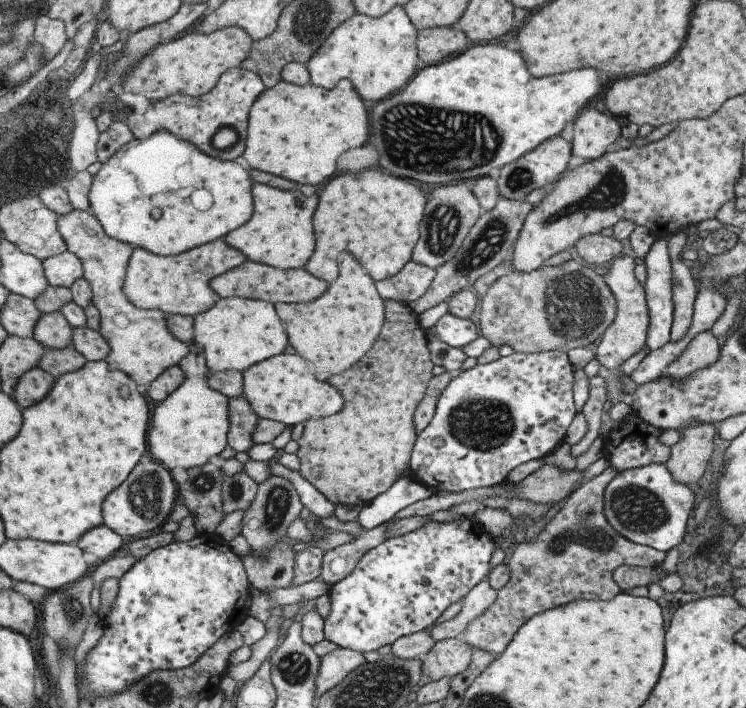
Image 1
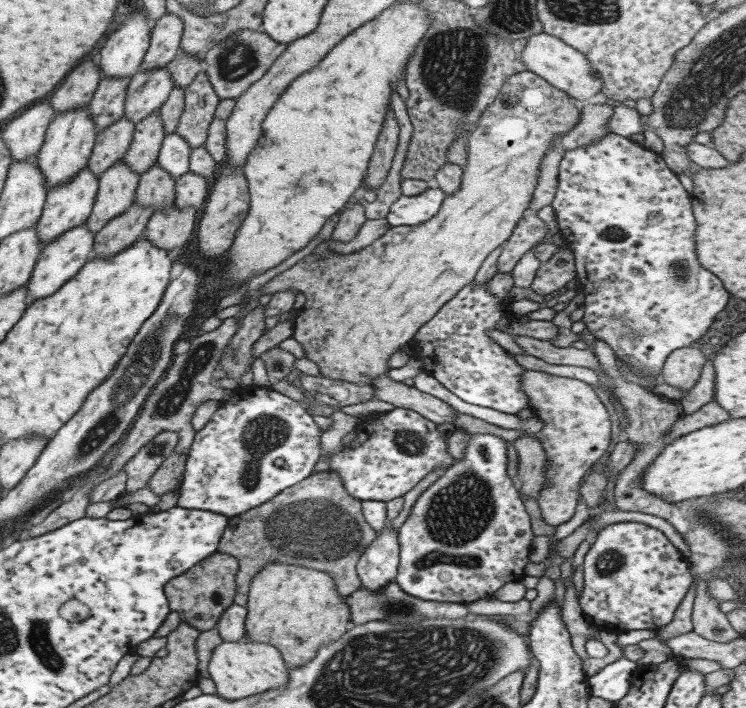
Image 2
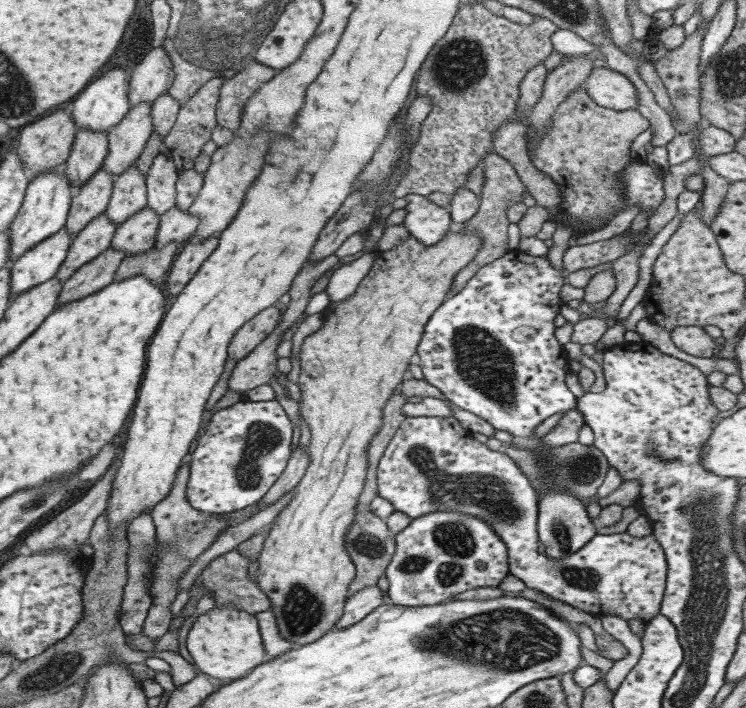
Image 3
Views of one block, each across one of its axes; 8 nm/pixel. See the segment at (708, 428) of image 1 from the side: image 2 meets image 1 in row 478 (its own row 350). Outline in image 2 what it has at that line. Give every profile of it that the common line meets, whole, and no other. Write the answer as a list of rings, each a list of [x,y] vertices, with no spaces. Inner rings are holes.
[[[697,346],[672,350],[664,359],[660,370],[662,383],[680,388],[686,393],[695,384],[706,360]]]

